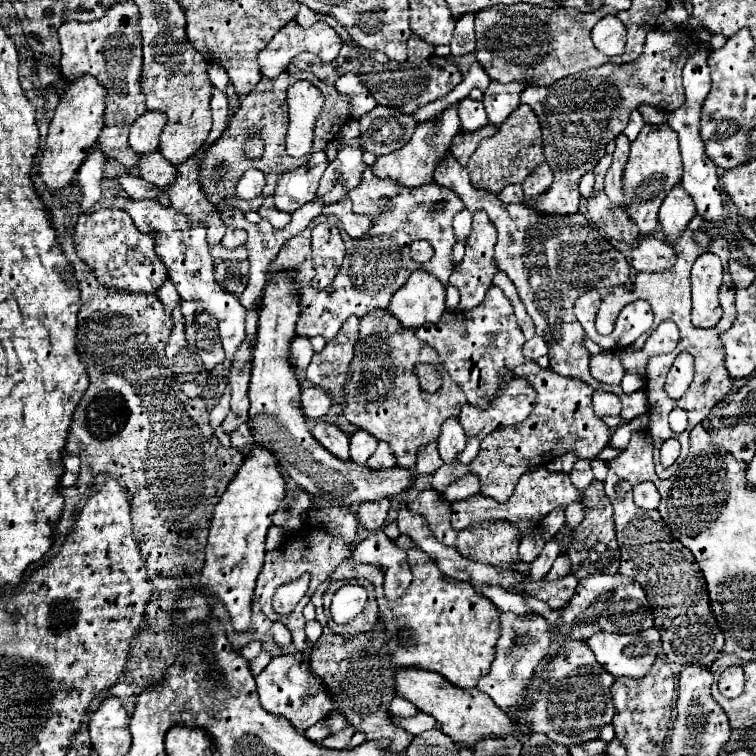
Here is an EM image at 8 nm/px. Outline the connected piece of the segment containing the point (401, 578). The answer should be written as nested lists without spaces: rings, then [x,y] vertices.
[[[374,532],[370,538],[356,544],[350,560],[366,562],[382,570],[388,600],[400,598],[412,582],[406,550],[398,548],[384,532]]]

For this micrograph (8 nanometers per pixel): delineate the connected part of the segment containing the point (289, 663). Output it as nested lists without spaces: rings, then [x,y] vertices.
[[[282,654],[272,658],[272,662],[256,676],[256,686],[262,708],[272,712],[274,716],[284,716],[298,730],[306,730],[314,726],[318,720],[328,718],[334,708],[326,684],[322,682],[322,678],[310,672],[310,662],[300,656]]]

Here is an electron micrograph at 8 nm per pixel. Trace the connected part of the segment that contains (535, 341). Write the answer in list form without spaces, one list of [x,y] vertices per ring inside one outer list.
[[[534,336],[532,340],[528,340],[528,342],[524,344],[522,352],[524,352],[524,356],[526,356],[528,360],[534,360],[534,362],[536,362],[540,356],[546,356],[546,342],[544,342],[540,336]]]

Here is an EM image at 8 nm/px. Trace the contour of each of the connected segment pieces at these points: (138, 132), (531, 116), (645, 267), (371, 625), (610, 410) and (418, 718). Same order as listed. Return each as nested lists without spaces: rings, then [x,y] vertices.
[[[144,112],[130,130],[130,142],[136,152],[150,154],[158,150],[158,136],[166,126],[166,114],[164,112]]]
[[[522,104],[504,124],[500,124],[500,132],[488,140],[482,140],[476,148],[474,156],[468,160],[468,174],[474,188],[488,190],[492,194],[498,194],[504,186],[526,180],[534,168],[538,168],[544,162],[542,152],[542,136],[540,136],[540,124],[532,108]]]
[[[644,238],[642,244],[632,250],[632,266],[636,272],[660,272],[672,268],[676,256],[672,246],[658,238]]]
[[[354,580],[354,584],[360,584],[368,590],[368,602],[364,606],[364,610],[352,618],[350,622],[346,624],[336,624],[332,620],[332,616],[328,614],[328,626],[334,634],[340,634],[344,638],[354,638],[358,634],[364,634],[364,632],[372,632],[376,630],[376,624],[378,624],[378,602],[376,602],[376,594],[374,594],[374,586],[368,582],[368,580]]]
[[[596,390],[594,398],[592,398],[592,404],[594,404],[596,416],[606,416],[606,414],[618,416],[620,410],[622,410],[620,398],[612,392],[606,392],[606,390]]]
[[[418,712],[416,716],[412,716],[412,718],[408,718],[408,720],[406,720],[406,718],[404,718],[404,720],[398,720],[398,718],[394,718],[392,714],[390,714],[388,718],[392,720],[392,724],[404,728],[404,730],[410,732],[412,736],[418,736],[420,732],[426,732],[426,730],[430,730],[430,728],[436,726],[436,720],[434,720],[430,714],[424,714],[424,712]]]

